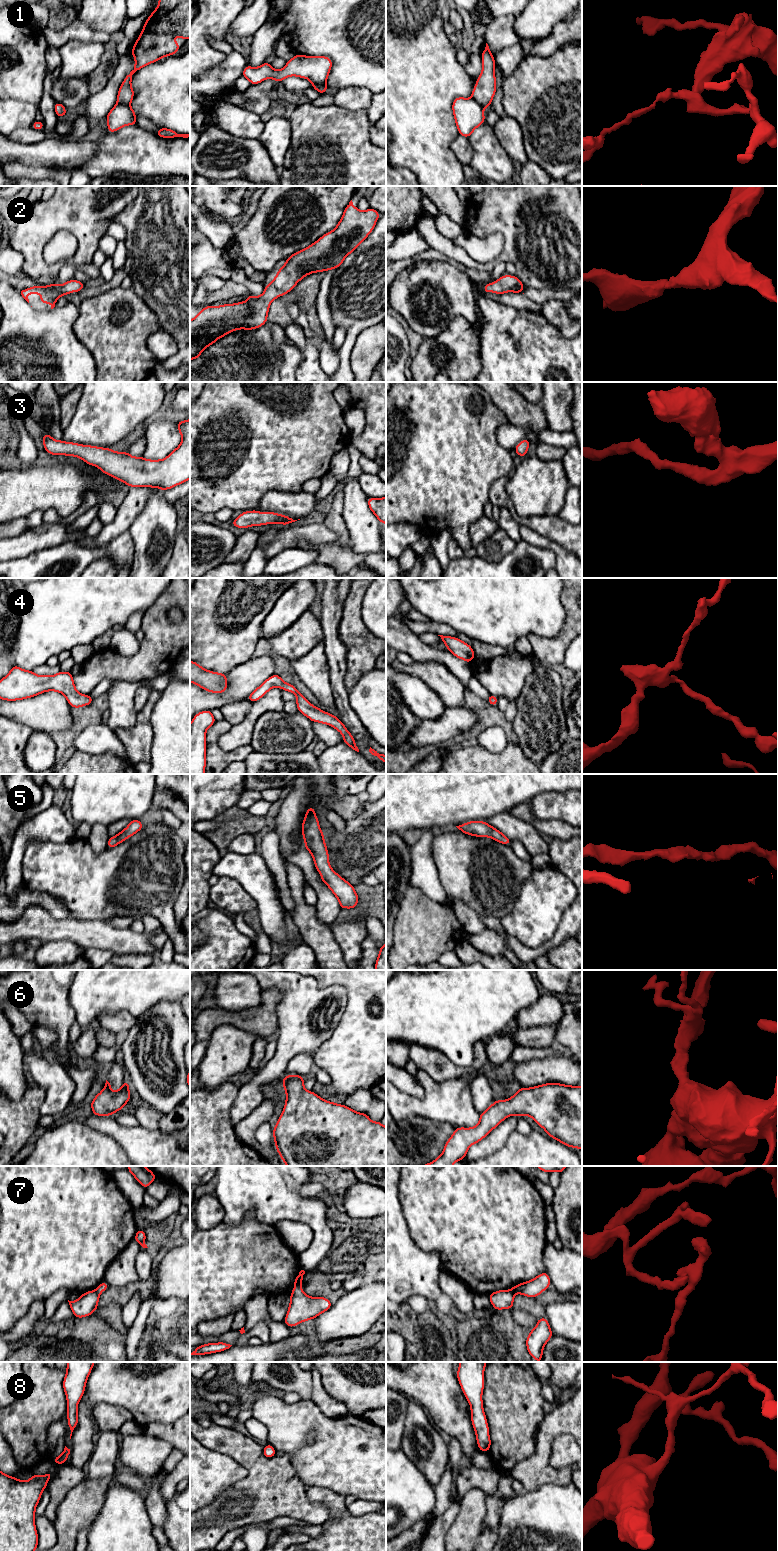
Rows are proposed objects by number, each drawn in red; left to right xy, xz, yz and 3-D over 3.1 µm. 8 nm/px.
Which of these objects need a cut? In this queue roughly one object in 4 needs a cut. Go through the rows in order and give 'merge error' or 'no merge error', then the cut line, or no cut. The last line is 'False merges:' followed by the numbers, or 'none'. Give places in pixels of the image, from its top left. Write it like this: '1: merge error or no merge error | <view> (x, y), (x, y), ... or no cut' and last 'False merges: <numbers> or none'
1: merge error | xz (325, 82), (312, 85)
2: no merge error | no cut
3: no merge error | no cut
4: no merge error | no cut
5: no merge error | no cut
6: no merge error | no cut
7: merge error | xz (300, 1284), (295, 1286)
8: no merge error | no cut
False merges: 1, 7

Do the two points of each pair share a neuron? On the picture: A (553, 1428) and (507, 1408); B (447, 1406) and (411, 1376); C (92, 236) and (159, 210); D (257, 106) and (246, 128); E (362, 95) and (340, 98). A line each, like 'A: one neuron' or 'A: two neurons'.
A: two neurons
B: one neuron
C: two neurons
D: two neurons
E: one neuron

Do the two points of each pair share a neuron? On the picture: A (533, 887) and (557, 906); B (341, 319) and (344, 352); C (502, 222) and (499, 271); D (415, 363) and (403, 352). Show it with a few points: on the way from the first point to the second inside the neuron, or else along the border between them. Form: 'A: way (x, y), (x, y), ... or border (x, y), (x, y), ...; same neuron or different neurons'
A: way (539, 893), (551, 900); same neuron
B: way (349, 327), (348, 344); same neuron
C: border (505, 262), (498, 261), (490, 271); different neurons
D: border (411, 358), (408, 364); different neurons

